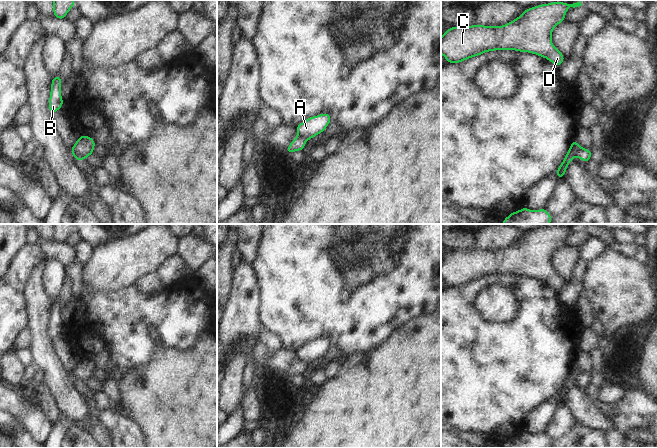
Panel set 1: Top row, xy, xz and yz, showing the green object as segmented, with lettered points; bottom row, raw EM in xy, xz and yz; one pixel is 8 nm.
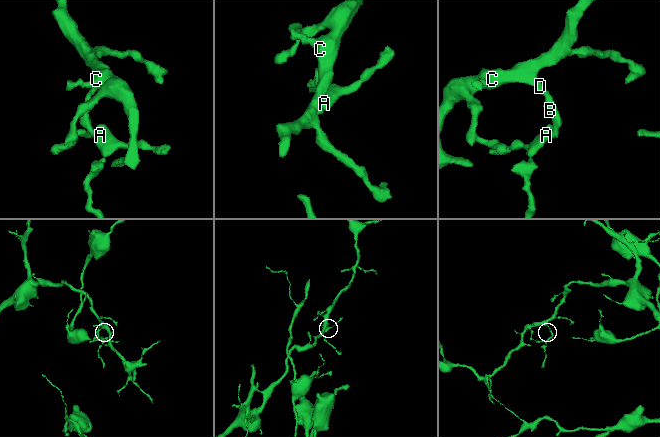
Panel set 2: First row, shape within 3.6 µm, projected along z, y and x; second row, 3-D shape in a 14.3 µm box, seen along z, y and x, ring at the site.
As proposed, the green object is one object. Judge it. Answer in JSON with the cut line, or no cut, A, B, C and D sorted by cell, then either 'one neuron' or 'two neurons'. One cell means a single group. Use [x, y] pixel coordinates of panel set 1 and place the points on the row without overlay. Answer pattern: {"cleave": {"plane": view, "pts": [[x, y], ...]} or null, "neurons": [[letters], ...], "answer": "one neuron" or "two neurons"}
{"cleave": {"plane": "yz", "pts": [[583, 372], [577, 380]]}, "neurons": [["A"], ["B", "C", "D"]], "answer": "two neurons"}

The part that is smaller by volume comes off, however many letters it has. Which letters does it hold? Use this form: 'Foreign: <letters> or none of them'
Foreign: A

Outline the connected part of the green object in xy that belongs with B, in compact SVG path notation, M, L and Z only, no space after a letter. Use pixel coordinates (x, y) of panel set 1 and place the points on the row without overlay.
M59 298L53 300L53 303L51 305L51 315L49 319L48 329L50 338L54 338L56 335L59 335L64 328L61 319L61 311L62 311L61 300Z

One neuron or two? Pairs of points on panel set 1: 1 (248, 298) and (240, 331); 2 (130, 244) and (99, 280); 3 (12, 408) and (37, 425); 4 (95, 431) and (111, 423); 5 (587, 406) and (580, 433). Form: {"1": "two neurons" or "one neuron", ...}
{"1": "one neuron", "2": "one neuron", "3": "one neuron", "4": "two neurons", "5": "two neurons"}

